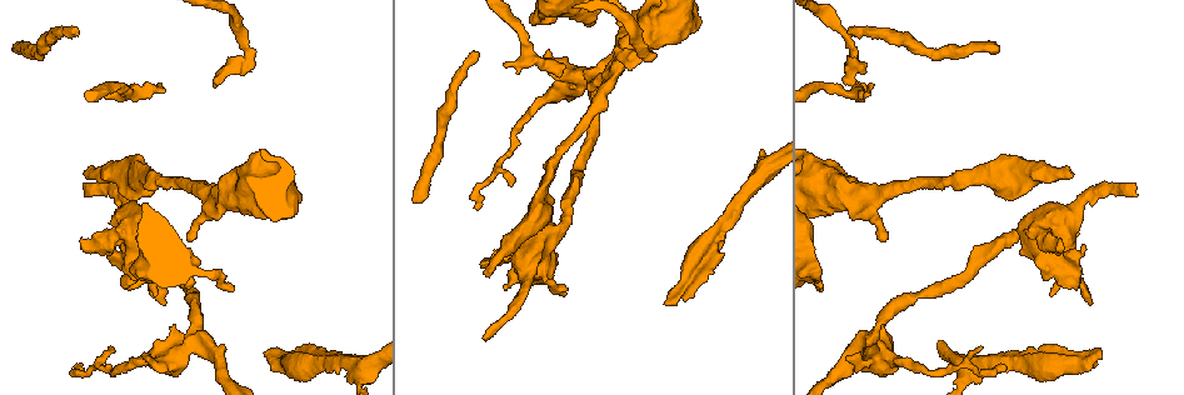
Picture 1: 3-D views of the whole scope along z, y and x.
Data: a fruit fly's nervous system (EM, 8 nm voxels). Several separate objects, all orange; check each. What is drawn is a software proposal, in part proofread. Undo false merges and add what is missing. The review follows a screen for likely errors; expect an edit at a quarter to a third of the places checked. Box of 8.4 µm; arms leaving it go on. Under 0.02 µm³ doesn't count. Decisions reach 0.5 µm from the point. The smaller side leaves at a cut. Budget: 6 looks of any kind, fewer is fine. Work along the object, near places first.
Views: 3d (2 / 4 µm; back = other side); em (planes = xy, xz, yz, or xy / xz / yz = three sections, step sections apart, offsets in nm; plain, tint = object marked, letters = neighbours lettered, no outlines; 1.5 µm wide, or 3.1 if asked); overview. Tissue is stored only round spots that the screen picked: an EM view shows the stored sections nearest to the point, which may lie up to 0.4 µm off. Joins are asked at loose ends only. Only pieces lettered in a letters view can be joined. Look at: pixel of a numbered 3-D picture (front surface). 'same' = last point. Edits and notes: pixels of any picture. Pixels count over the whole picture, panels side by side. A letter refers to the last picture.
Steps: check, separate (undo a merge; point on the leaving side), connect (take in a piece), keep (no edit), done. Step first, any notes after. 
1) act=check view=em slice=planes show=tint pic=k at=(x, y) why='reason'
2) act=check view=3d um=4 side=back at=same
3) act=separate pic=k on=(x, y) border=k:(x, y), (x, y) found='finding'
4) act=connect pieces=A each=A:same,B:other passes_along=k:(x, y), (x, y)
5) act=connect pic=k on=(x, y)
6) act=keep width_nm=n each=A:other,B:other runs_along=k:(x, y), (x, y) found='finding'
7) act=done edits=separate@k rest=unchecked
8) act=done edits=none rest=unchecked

act=check view=em slice=planes show=plain pic=1 at=(566, 222) why='sudden change in width'

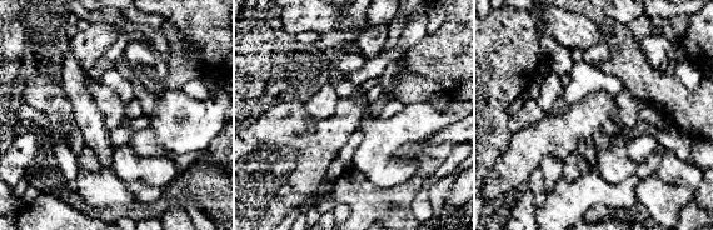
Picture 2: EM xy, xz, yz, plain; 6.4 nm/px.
act=check view=em slice=planes show=letters at=same why='see the neighbours'

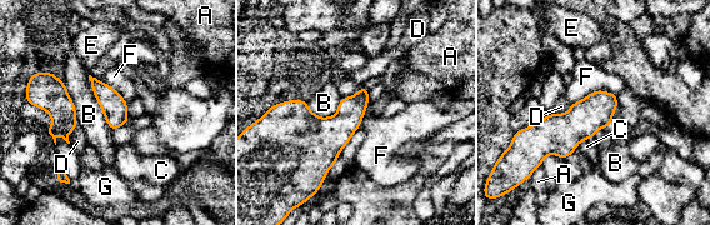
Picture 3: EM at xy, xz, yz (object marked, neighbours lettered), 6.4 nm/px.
act=keep each=A:other,B:other,C:other,D:other,E:other,F:other,G:other border=3:(616, 94), (593, 90), (571, 104) found='continuous, no second neuron'

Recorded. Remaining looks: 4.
act=check view=em slice=planes show=letters pic=1 at=(996, 51) why='branch stops here'

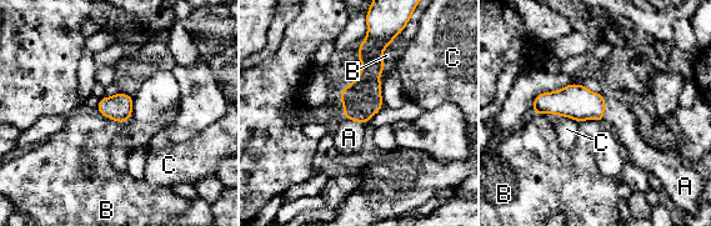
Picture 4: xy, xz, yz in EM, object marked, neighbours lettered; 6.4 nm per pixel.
act=connect pieces=A width_nm=180 each=A:same,B:other,C:other passes_along=4:(361, 100), (355, 120), (349, 137) found='it goes on there'

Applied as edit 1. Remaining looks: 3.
act=check view=overview why='see it whole again'

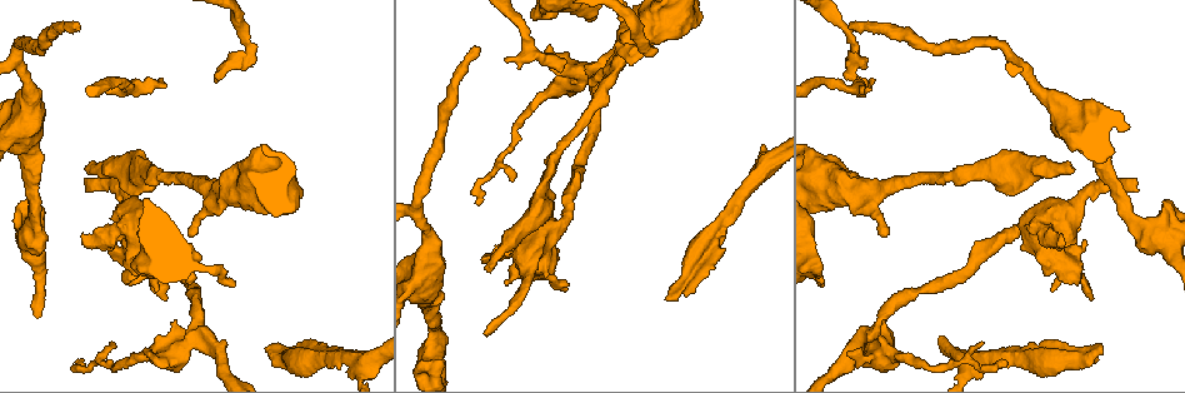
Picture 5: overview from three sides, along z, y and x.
act=check view=em slice=planes show=letters pic=5 at=(505, 61) why='free end'

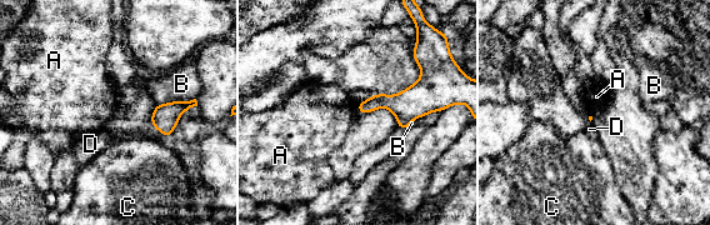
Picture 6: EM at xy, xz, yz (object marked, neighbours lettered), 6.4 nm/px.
act=keep each=A:other,B:other,C:other,D:other border=6:(356, 104), (358, 111) found='no lettered piece goes on from it'

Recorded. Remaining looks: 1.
act=done edits=connect@4 rest=unchecked

